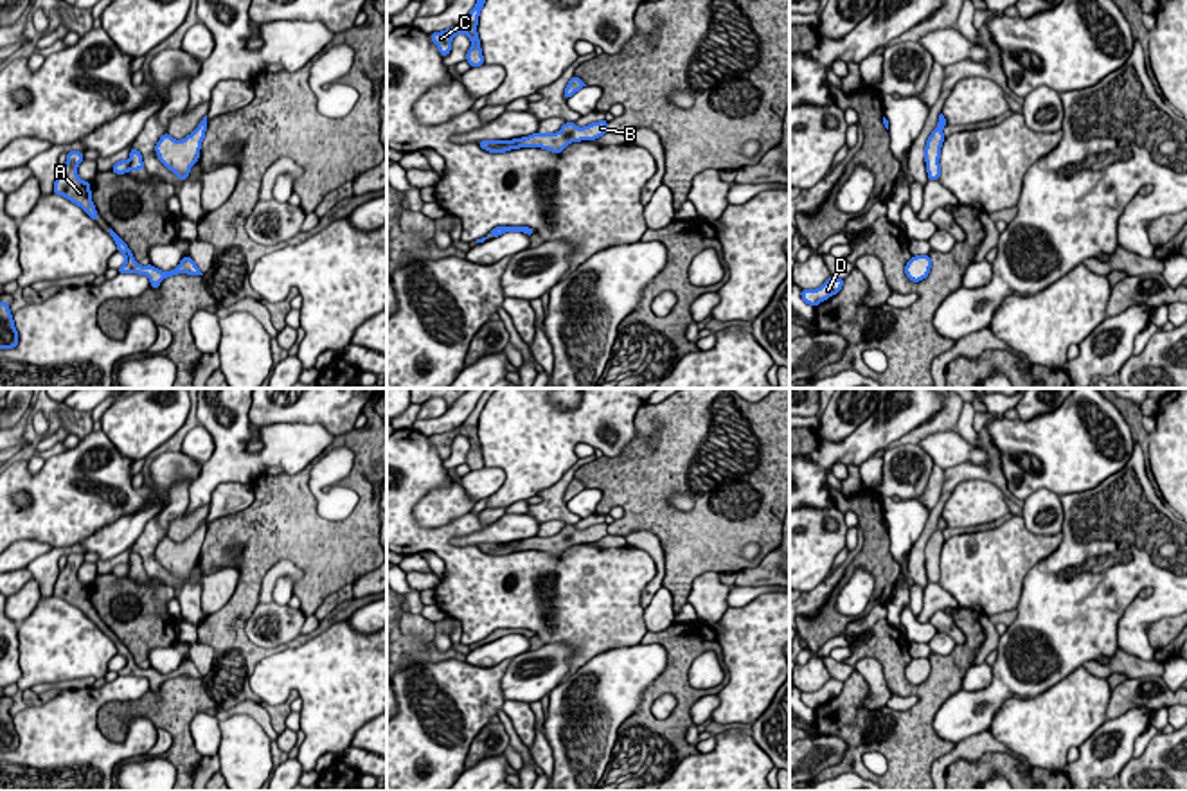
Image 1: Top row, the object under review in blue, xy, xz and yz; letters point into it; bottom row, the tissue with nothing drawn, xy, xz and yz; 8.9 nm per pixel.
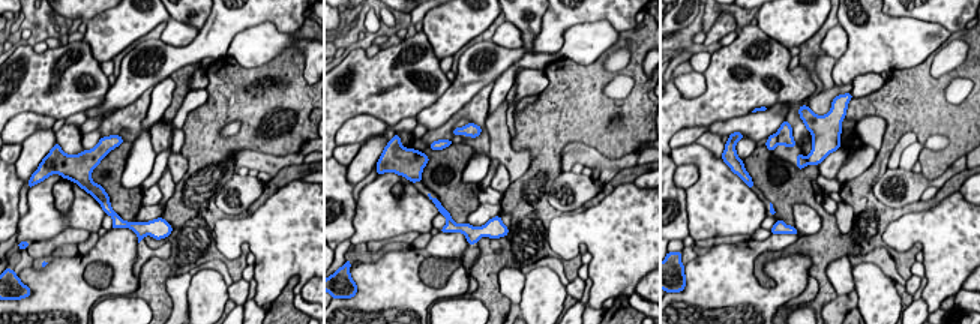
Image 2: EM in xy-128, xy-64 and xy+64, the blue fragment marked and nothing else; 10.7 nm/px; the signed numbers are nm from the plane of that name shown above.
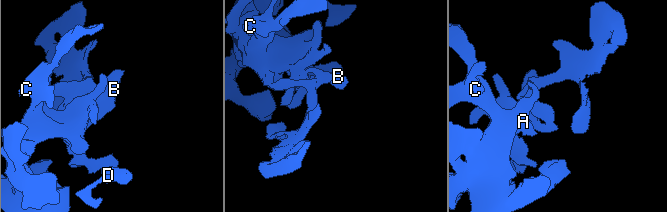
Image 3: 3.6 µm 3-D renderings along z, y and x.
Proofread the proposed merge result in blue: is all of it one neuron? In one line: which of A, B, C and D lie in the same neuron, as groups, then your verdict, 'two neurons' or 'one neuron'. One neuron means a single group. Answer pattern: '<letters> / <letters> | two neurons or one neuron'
A B C D | one neuron

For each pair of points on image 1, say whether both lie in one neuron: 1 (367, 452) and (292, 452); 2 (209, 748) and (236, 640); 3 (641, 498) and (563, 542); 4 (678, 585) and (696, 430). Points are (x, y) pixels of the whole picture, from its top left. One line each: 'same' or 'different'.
1: different
2: different
3: different
4: same

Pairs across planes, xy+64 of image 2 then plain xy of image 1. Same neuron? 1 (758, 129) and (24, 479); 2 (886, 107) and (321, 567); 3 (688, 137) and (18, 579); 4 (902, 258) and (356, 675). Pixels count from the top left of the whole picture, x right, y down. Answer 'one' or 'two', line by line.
1: two
2: one
3: two
4: two

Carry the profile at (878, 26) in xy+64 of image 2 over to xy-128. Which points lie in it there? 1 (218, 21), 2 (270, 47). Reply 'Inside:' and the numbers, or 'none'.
Inside: 2

